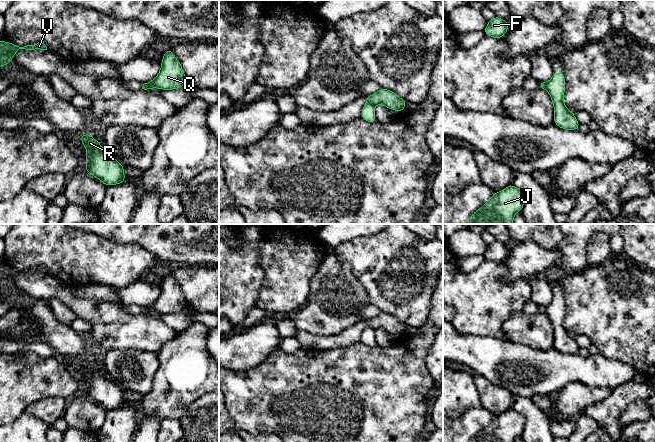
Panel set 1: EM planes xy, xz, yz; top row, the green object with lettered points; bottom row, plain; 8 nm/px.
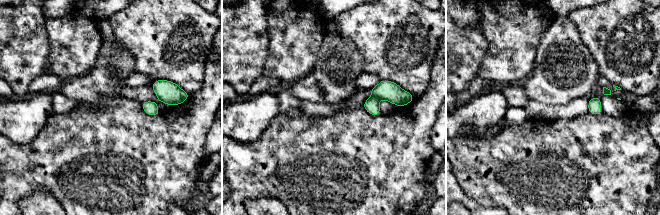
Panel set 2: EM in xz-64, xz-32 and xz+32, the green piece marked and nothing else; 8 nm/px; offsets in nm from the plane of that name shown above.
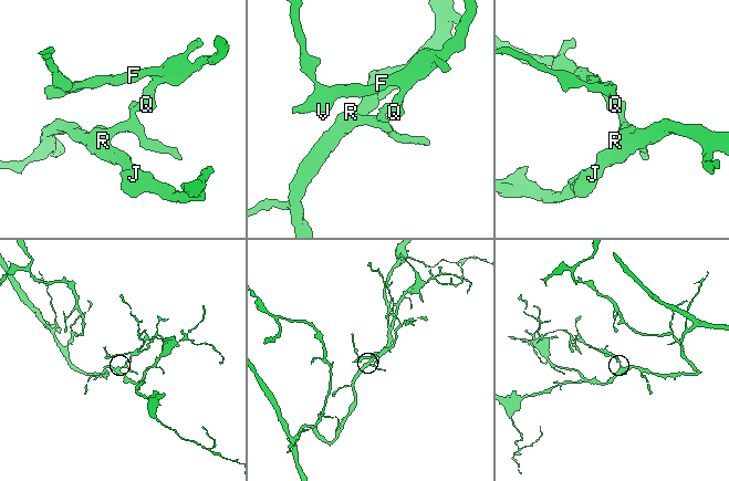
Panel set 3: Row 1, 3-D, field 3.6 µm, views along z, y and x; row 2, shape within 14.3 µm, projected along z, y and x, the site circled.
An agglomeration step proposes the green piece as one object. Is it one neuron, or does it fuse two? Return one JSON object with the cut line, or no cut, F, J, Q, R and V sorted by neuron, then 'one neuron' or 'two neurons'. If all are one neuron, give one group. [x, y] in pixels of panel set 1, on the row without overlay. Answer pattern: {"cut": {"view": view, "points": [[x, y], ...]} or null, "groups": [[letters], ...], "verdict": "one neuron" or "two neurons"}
{"cut": {"view": "xz", "points": [[367, 326], [374, 328]]}, "groups": [["F", "Q", "V"], ["J", "R"]], "verdict": "two neurons"}

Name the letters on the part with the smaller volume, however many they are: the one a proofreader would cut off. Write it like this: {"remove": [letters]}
{"remove": ["F", "Q", "V"]}

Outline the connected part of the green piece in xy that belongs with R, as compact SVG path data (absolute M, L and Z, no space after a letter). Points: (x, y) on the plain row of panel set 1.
M87 356L78 360L82 368L87 372L85 376L85 395L102 405L106 410L122 408L127 403L124 399L124 390L109 379Z

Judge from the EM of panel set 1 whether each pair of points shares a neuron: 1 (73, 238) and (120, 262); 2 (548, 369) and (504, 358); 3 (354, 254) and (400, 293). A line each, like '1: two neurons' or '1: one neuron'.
1: one neuron
2: one neuron
3: one neuron

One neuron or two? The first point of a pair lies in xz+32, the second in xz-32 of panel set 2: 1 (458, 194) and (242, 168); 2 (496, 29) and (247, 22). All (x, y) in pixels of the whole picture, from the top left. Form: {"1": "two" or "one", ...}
{"1": "two", "2": "two"}

